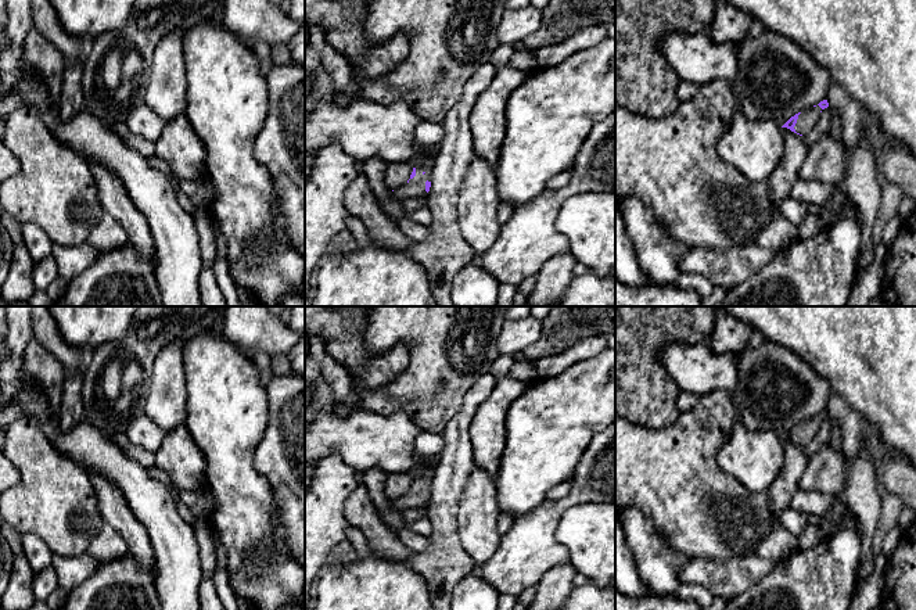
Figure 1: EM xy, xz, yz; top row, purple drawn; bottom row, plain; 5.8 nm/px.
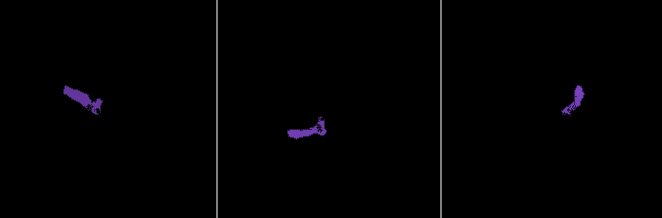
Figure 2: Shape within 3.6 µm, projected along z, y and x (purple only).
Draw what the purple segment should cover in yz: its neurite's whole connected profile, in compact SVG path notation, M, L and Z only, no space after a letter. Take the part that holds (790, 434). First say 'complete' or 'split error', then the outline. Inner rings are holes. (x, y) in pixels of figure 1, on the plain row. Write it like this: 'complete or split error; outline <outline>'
split error; outline M823 410L818 416L809 417L795 424L782 438L787 438L800 446L805 446L816 434L820 423L827 417L827 410Z

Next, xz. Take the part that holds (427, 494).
split error; outline M438 460L432 462L425 473L413 478L410 489L406 495L392 500L395 510L405 512L412 507L427 507L431 498L431 480L434 477L437 463Z

